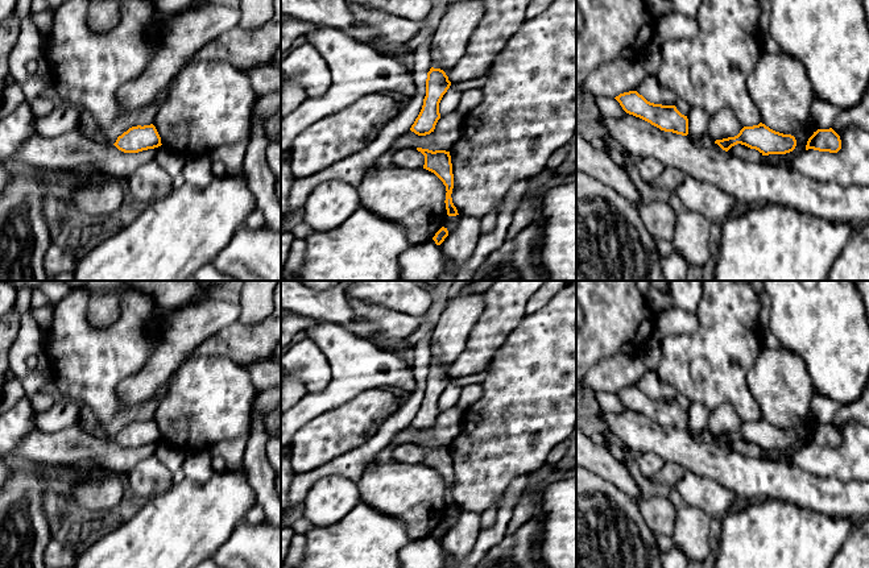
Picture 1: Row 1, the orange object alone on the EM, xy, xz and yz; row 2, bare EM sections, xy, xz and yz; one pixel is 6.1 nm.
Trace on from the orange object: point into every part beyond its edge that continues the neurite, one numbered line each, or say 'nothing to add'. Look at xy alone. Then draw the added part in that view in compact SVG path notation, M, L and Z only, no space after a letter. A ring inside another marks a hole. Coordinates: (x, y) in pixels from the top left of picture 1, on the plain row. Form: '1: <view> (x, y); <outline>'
nothing to add

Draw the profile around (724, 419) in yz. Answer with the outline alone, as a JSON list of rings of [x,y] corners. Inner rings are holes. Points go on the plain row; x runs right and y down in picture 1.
[[[724,403],[712,412],[709,412],[709,418],[705,428],[713,436],[716,436],[728,432],[734,432],[740,428],[741,424],[742,422],[738,414],[736,412],[736,410],[731,405]]]

